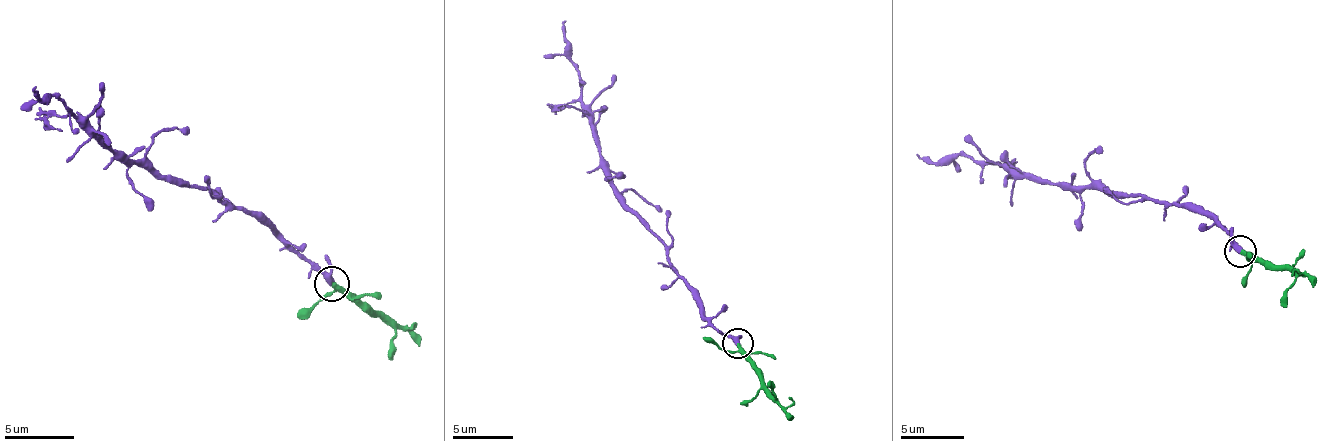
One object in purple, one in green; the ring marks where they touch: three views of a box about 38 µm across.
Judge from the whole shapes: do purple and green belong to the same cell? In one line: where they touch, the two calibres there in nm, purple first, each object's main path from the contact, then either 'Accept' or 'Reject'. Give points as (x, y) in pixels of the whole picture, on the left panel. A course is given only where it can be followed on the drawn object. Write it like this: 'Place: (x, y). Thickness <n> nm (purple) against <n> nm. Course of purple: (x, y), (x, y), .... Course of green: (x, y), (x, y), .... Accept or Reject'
Place: (332, 283). Thickness 360 nm (purple) against 240 nm. Course of purple: (331, 284), (273, 230), (216, 193), (179, 186), (142, 165), (127, 162), (56, 97), (38, 98), (33, 86). Course of green: (331, 284), (345, 290), (366, 310), (380, 312), (419, 347). Accept

